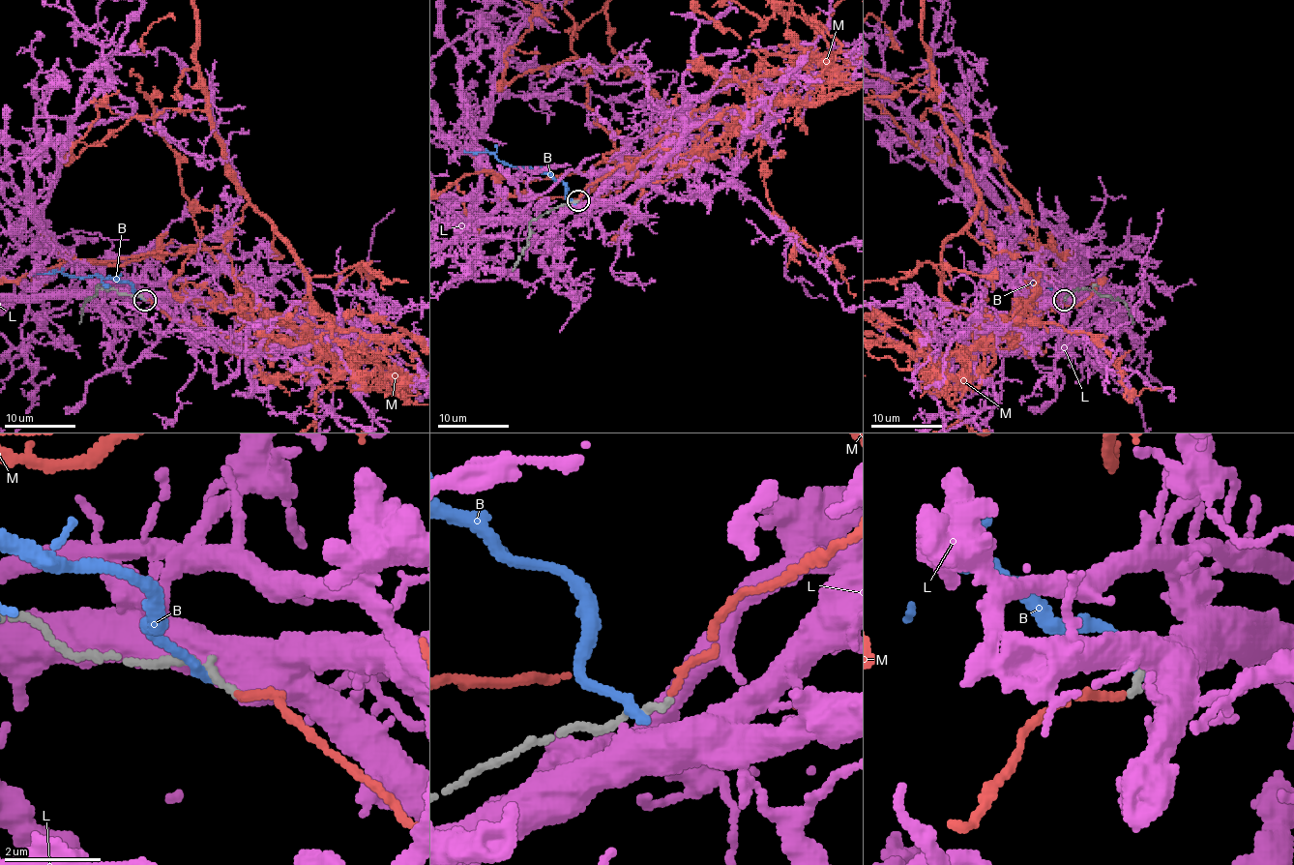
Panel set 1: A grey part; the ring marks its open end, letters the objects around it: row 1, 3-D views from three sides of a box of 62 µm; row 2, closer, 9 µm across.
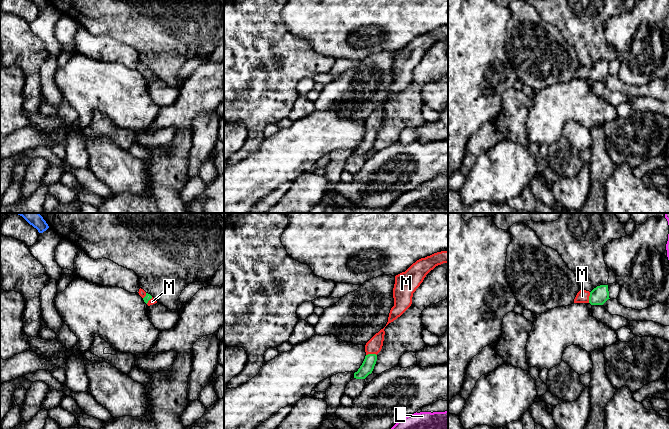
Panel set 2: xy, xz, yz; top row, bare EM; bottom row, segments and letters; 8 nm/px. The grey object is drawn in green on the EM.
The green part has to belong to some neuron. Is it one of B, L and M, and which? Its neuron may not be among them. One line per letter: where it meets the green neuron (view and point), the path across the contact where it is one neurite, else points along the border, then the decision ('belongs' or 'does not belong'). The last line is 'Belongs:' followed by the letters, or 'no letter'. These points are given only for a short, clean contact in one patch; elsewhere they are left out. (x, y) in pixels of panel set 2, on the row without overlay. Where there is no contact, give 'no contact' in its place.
B: no contact | does not belong
L: no contact | does not belong
M: xz (371, 130) | across xz (366, 144), (371, 130), (374, 121) | belongs
Belongs: M

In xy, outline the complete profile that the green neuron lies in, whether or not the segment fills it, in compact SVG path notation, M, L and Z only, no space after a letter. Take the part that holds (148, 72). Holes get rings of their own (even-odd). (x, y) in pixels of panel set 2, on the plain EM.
M140 64L138 69L148 82L157 79L157 77L150 70L146 69L143 65Z

